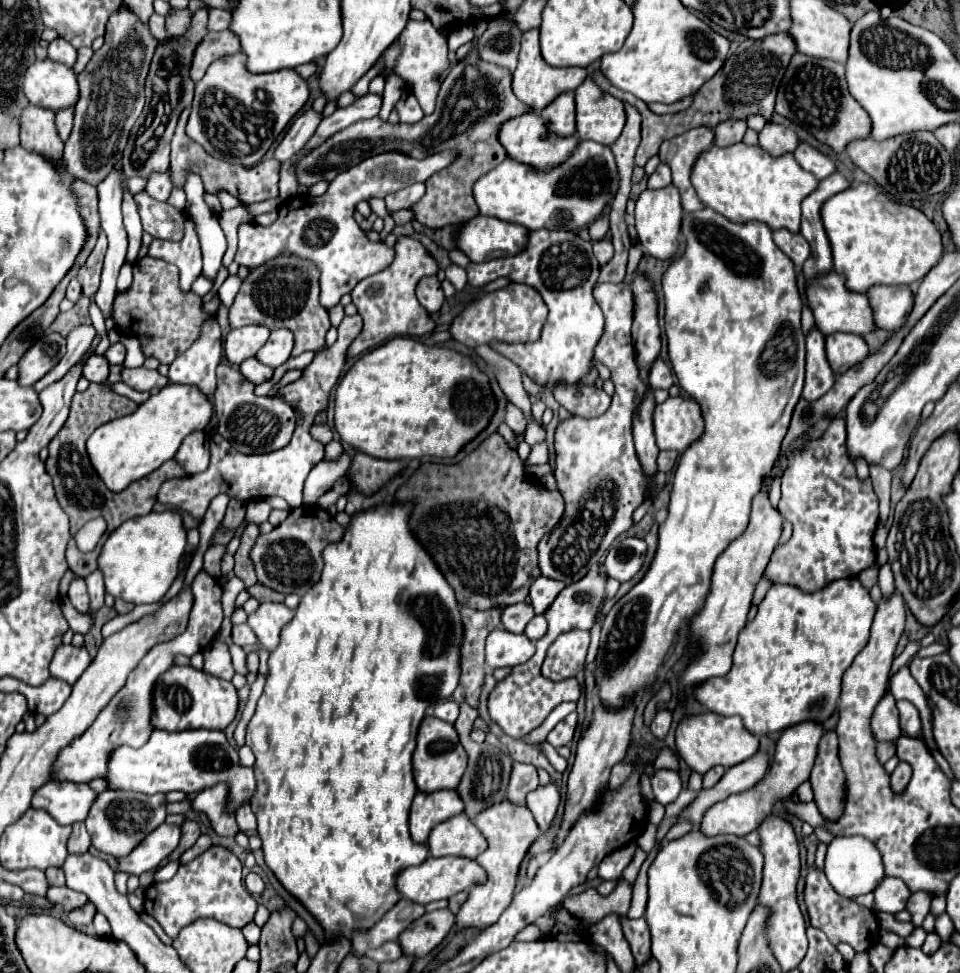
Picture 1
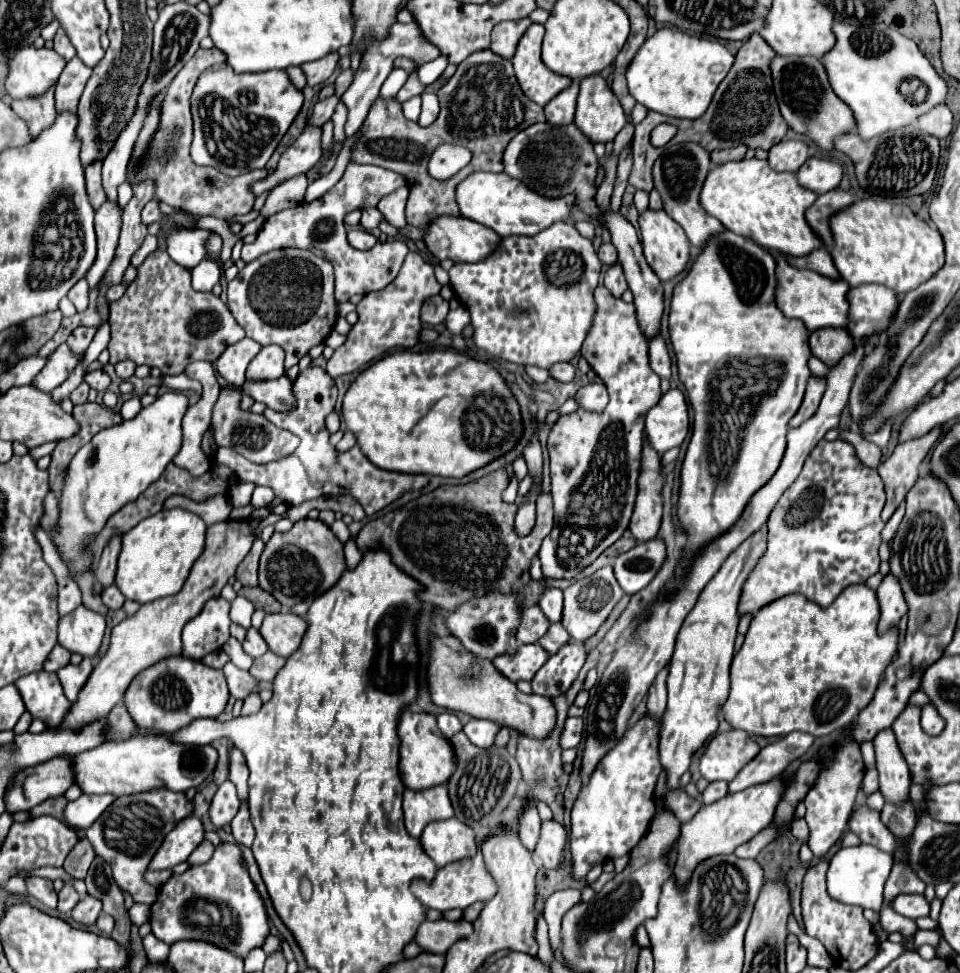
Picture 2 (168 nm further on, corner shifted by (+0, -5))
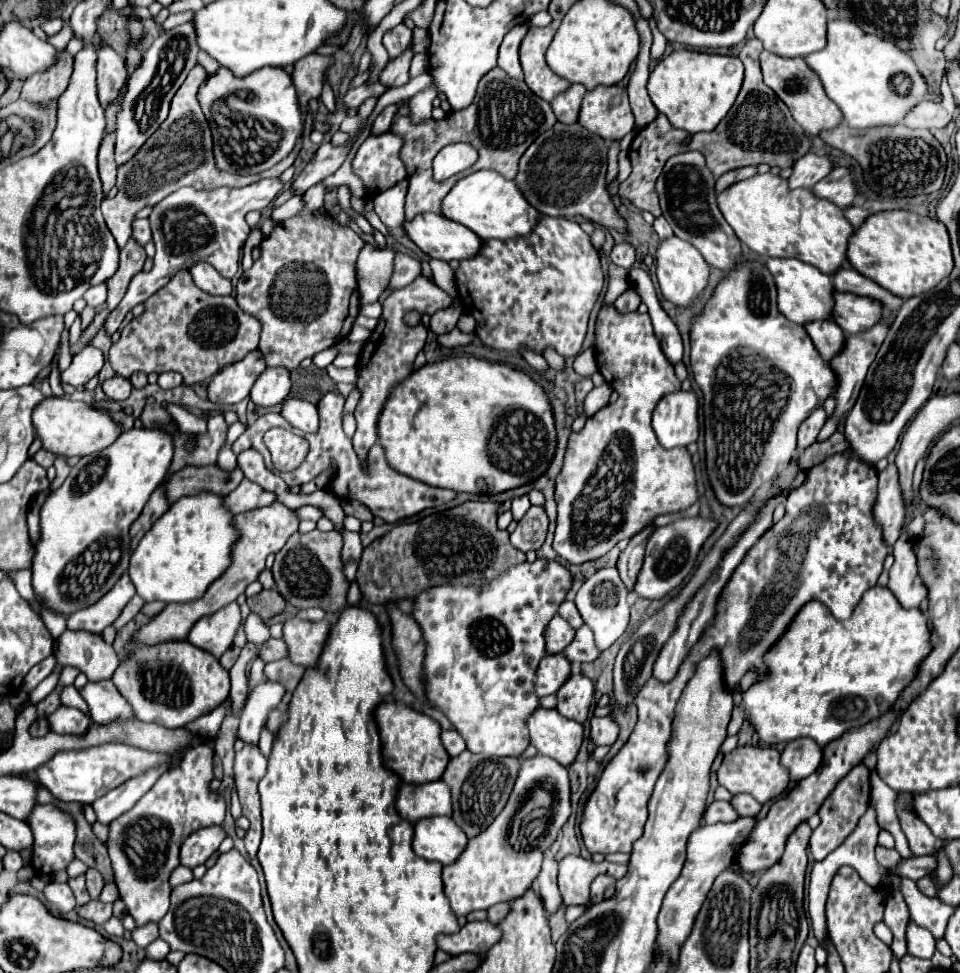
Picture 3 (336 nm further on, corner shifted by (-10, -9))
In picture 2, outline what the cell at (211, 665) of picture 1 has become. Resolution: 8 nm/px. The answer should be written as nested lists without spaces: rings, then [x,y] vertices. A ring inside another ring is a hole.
[[[226,662],[226,666],[222,668],[228,688],[230,688],[230,696],[234,698],[246,698],[250,692],[258,690],[258,682],[254,680],[254,676],[246,670],[236,668],[232,662]]]

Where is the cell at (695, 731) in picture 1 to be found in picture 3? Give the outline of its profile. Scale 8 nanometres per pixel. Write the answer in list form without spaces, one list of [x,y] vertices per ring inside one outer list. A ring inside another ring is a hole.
[[[738,746],[730,754],[724,756],[722,766],[718,768],[718,782],[724,786],[730,794],[750,794],[760,804],[766,804],[768,800],[780,796],[790,782],[790,776],[786,768],[780,764],[780,752],[772,746],[754,748],[754,746]]]

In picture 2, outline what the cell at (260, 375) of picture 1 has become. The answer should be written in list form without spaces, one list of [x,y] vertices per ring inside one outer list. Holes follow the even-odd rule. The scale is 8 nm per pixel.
[[[286,376],[276,380],[246,380],[242,386],[244,394],[250,394],[256,402],[264,402],[272,410],[290,410],[294,406],[292,382]]]

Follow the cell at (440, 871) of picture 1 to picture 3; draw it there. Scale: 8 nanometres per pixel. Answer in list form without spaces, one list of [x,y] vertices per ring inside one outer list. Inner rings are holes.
[[[542,754],[522,760],[504,810],[484,832],[468,840],[466,852],[454,864],[442,868],[444,892],[454,914],[466,916],[474,910],[488,910],[498,902],[510,902],[522,896],[536,880],[546,848],[558,838],[570,814],[570,780],[566,780],[566,768]]]

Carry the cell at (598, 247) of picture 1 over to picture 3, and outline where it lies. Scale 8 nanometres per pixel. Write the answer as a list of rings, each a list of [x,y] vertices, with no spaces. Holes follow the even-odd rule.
[[[620,242],[620,244],[614,244],[614,248],[610,252],[610,258],[616,266],[622,266],[622,268],[630,270],[632,264],[636,262],[636,250],[628,242]]]

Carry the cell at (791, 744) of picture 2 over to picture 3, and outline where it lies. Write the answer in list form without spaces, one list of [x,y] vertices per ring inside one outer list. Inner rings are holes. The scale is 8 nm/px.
[[[798,738],[786,744],[780,762],[784,768],[788,768],[790,780],[800,782],[820,766],[822,748],[810,738]]]

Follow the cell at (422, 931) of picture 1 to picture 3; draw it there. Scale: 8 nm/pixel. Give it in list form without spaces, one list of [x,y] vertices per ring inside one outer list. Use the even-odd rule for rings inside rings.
[[[482,920],[482,922],[468,922],[460,932],[456,934],[440,934],[438,936],[438,948],[458,956],[464,952],[484,954],[488,952],[498,940],[502,938],[502,932],[496,924]]]

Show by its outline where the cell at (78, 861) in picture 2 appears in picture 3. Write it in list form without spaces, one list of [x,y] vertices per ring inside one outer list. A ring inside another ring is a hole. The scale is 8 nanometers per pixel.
[[[90,868],[90,870],[86,872],[86,886],[88,886],[88,894],[90,894],[92,898],[98,898],[100,892],[102,892],[102,888],[104,888],[104,878],[102,878],[102,874],[100,874],[98,870]]]

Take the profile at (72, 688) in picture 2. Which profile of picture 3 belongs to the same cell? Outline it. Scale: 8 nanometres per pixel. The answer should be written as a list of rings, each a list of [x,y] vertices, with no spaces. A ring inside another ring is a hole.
[[[112,680],[88,682],[80,694],[90,706],[92,720],[102,726],[112,724],[114,720],[136,720],[130,704],[122,698],[118,688],[114,688]]]

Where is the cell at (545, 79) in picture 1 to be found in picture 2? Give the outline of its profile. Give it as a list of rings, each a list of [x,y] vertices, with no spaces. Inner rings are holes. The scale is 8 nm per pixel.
[[[532,24],[518,42],[512,58],[514,72],[522,92],[536,104],[546,106],[556,94],[572,84],[572,78],[554,74],[540,60],[540,46],[544,38],[544,26]]]

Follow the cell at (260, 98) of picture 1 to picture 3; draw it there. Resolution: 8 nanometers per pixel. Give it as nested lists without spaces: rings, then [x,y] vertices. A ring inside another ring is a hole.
[[[266,66],[244,78],[236,78],[228,68],[218,68],[216,74],[202,82],[198,102],[212,128],[216,164],[232,174],[246,176],[272,168],[290,154],[302,134],[296,90],[282,68]]]

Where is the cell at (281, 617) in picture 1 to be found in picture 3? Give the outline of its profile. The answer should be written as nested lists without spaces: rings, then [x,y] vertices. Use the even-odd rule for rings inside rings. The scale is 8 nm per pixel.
[[[300,616],[290,618],[284,624],[284,640],[288,644],[290,660],[304,668],[316,668],[316,662],[326,646],[330,634],[330,622],[310,622]]]

